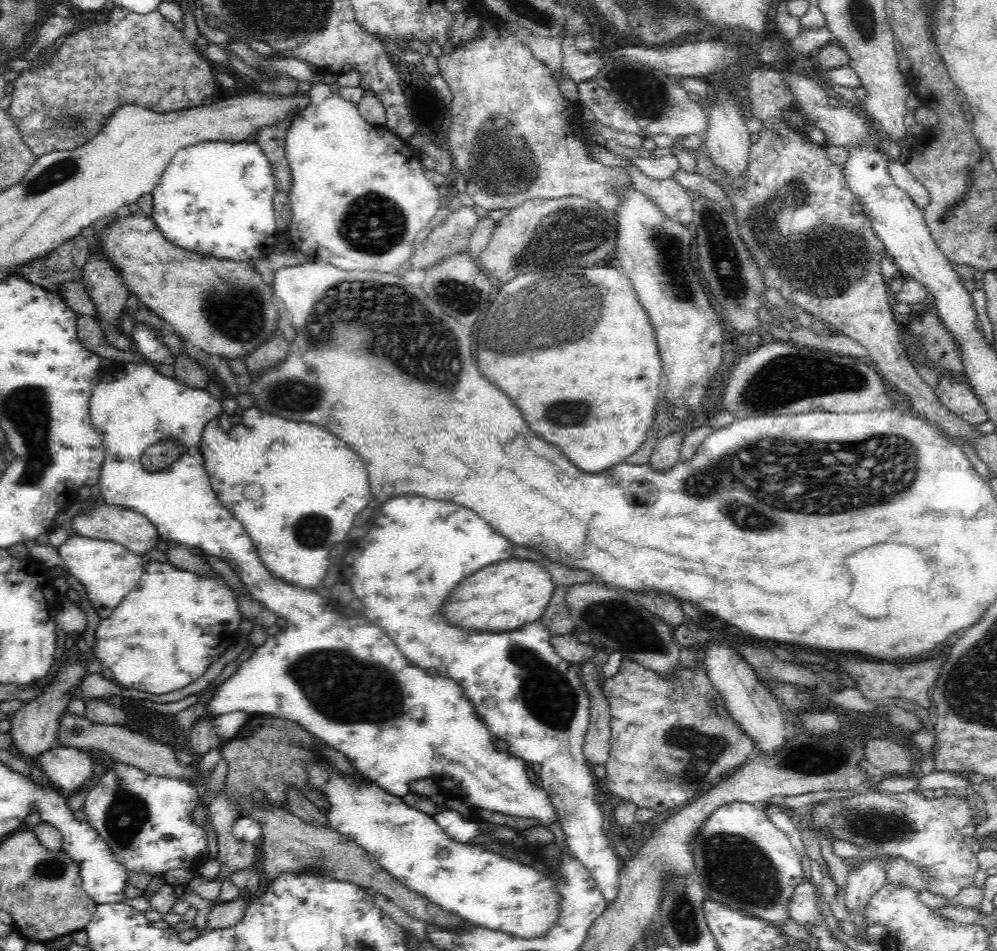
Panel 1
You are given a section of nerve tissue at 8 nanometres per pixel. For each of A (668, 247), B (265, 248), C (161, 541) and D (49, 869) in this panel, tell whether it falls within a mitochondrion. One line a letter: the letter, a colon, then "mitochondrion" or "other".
A: mitochondrion
B: other
C: other
D: mitochondrion

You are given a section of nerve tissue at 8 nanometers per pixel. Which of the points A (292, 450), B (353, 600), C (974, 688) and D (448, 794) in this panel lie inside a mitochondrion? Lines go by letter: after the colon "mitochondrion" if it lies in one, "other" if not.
A: other
B: other
C: mitochondrion
D: other

